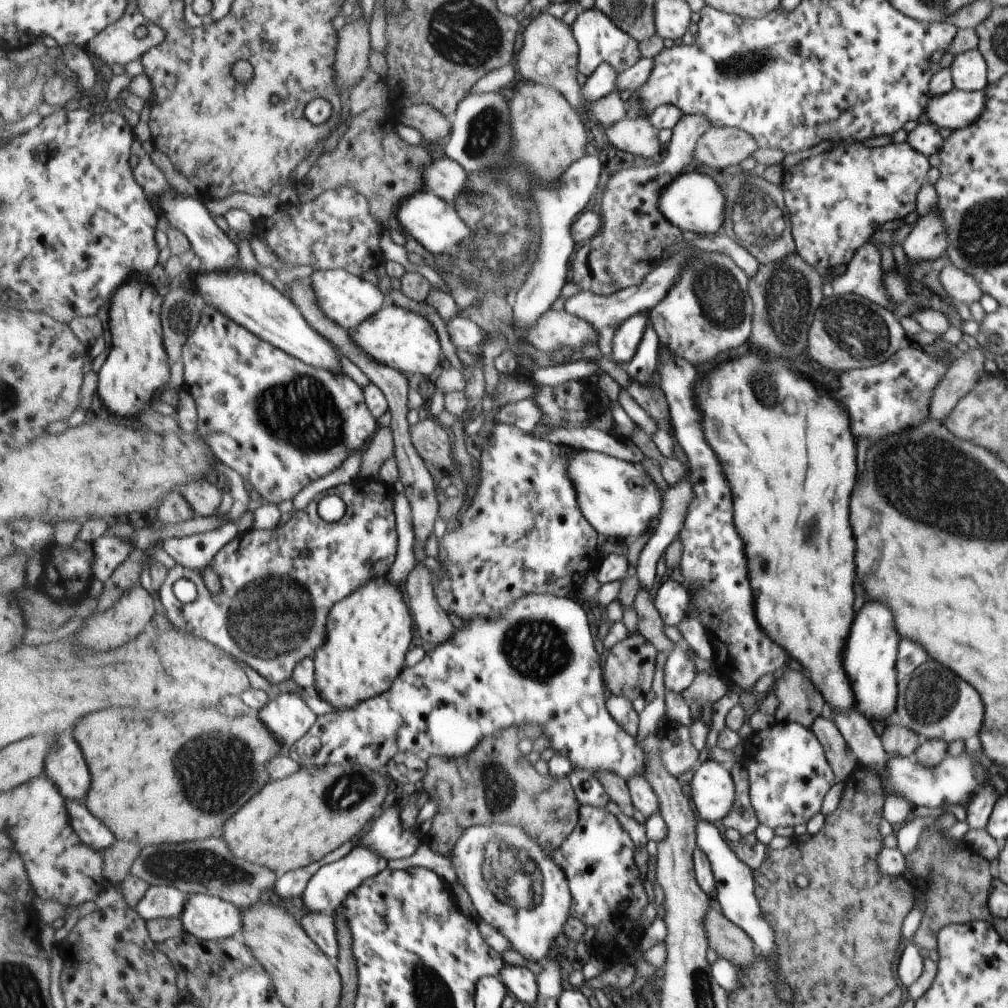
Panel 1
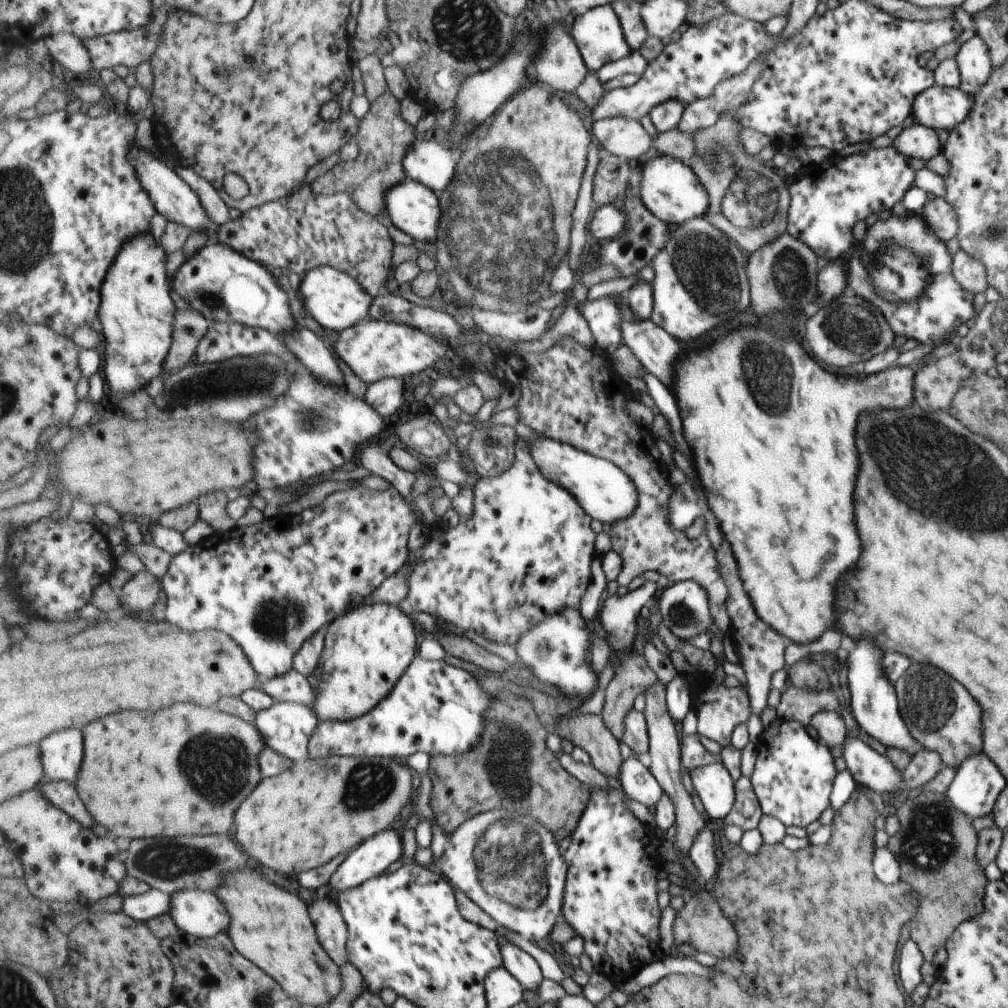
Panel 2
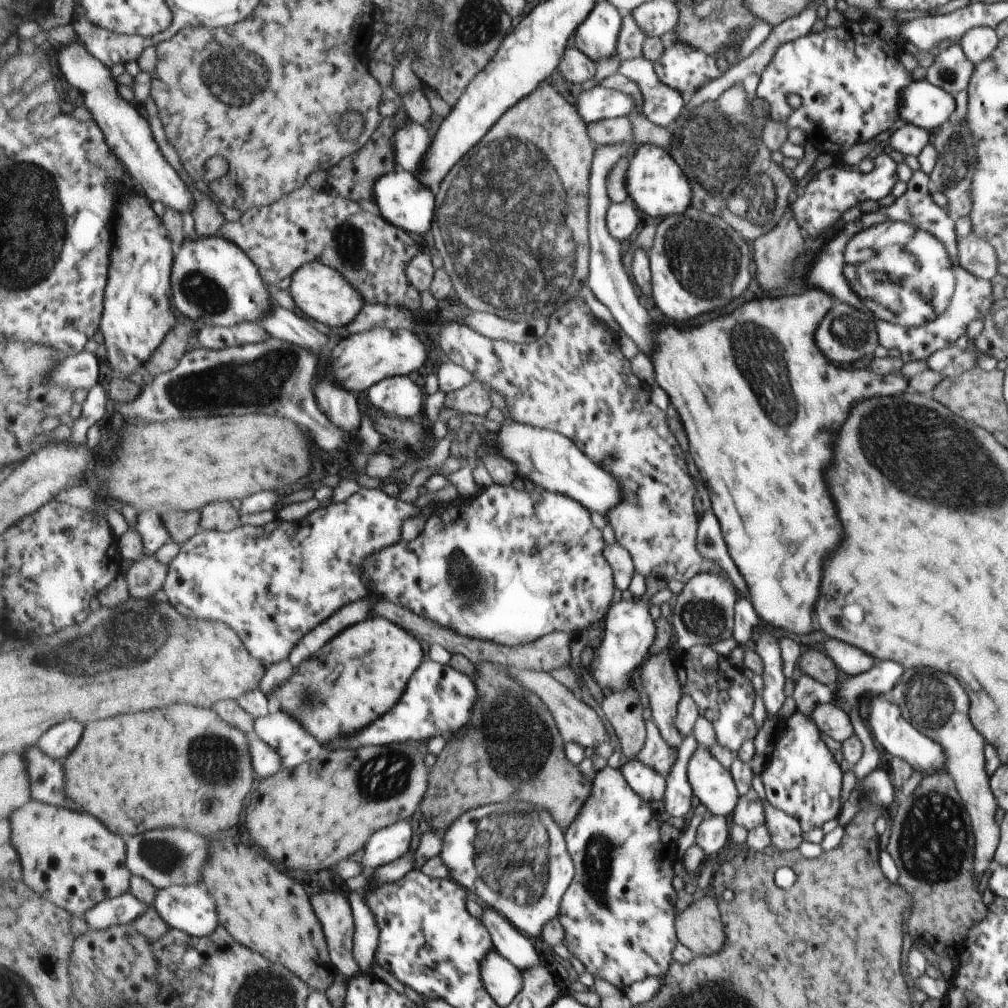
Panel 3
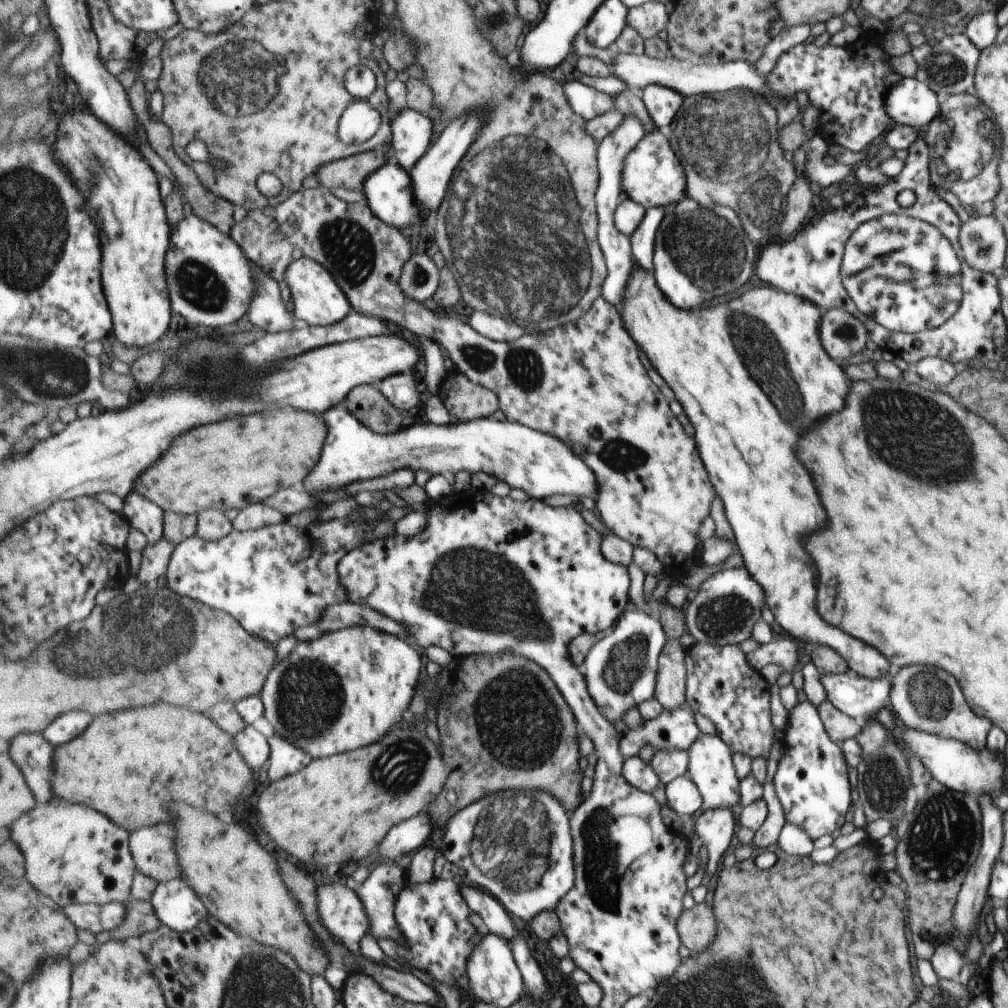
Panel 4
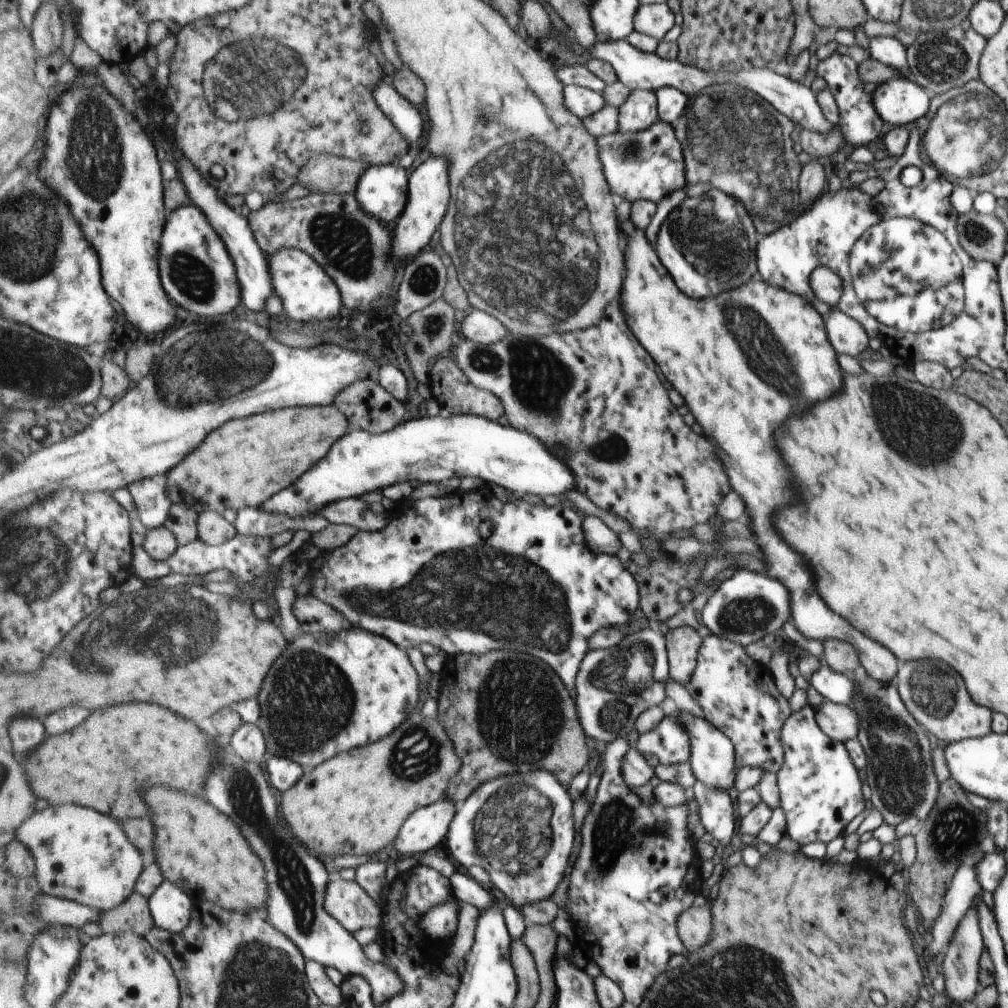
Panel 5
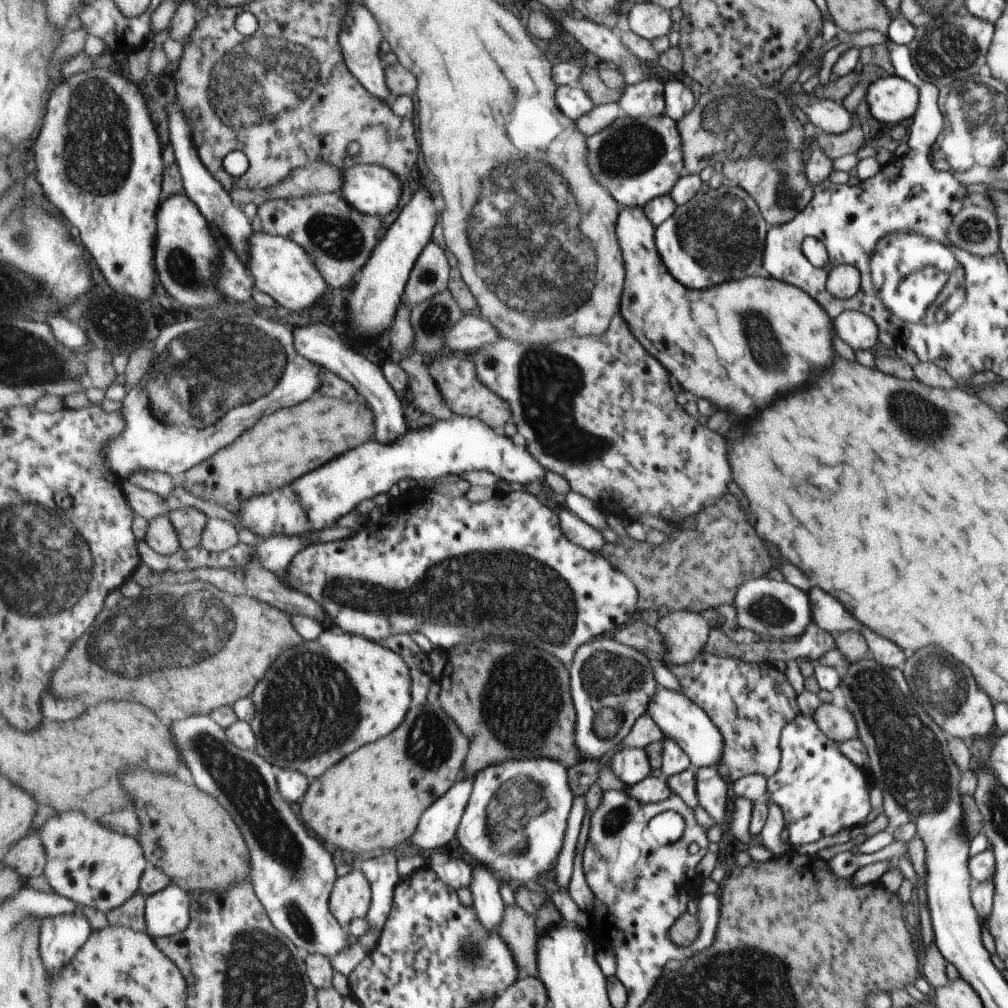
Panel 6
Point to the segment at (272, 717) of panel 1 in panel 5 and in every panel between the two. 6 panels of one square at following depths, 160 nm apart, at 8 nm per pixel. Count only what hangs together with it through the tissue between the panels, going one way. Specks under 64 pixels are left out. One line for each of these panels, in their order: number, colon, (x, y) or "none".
2: (288, 727)
3: (297, 745)
4: (287, 759)
5: (285, 773)

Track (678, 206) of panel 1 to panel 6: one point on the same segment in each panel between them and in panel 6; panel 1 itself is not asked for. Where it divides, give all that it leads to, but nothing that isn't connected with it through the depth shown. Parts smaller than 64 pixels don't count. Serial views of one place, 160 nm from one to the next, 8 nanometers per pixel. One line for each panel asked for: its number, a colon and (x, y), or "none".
2: (669, 187)
3: (657, 184)
4: (653, 175)
5: (646, 166)
6: (639, 159)

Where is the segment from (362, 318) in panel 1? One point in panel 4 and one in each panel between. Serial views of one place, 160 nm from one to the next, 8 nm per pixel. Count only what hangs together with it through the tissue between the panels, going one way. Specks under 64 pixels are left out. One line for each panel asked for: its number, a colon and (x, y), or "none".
2: (337, 300)
3: (323, 293)
4: (320, 300)

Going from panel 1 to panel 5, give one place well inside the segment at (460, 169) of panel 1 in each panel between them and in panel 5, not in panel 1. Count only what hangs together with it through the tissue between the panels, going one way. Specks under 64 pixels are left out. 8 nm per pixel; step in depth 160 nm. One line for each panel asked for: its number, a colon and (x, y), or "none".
2: (429, 161)
3: (413, 141)
4: (413, 130)
5: (408, 116)

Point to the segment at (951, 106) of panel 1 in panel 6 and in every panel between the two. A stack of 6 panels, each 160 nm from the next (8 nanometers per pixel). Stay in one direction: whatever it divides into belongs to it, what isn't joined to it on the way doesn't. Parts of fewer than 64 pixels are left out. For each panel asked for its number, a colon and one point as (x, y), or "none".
2: (942, 109)
3: (928, 106)
4: (910, 102)
5: (899, 101)
6: (891, 99)

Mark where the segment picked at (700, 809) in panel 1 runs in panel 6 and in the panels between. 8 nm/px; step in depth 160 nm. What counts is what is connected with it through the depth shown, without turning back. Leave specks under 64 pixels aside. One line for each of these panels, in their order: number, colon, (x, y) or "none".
2: (714, 784)
3: (713, 784)
4: (711, 766)
5: (713, 758)
6: (681, 720)

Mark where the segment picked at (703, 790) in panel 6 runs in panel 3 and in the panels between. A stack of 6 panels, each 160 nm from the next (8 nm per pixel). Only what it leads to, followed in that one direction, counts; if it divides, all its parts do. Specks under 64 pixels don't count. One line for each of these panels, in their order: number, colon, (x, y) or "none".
3: (712, 833)
4: (715, 827)
5: (716, 811)

